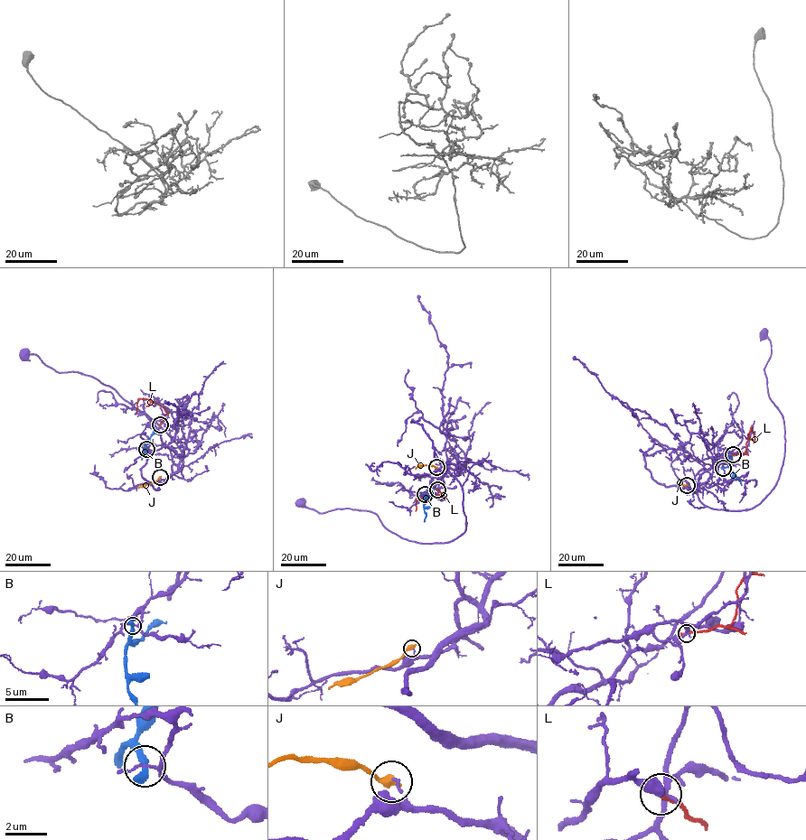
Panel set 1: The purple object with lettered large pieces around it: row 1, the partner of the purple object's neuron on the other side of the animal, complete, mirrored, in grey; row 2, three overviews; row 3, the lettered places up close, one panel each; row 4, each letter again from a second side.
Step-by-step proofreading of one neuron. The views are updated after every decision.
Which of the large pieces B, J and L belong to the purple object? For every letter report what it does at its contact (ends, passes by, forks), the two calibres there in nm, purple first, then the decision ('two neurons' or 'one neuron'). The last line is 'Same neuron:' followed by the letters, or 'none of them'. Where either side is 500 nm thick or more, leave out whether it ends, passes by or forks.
B: it ends there; 110 nm thick on the purple side, 480 nm on the other; two neurons
J: it ends there; 100 nm thick on the purple side, 400 nm on the other; two neurons
L: it ends there; 240 nm thick on the purple side, 240 nm on the other; two neurons
Same neuron: none of them

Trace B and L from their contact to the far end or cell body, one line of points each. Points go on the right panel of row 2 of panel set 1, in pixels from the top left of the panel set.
B: (723, 468), (729, 468), (741, 485)
L: (733, 454), (745, 452), (750, 428), (754, 443)

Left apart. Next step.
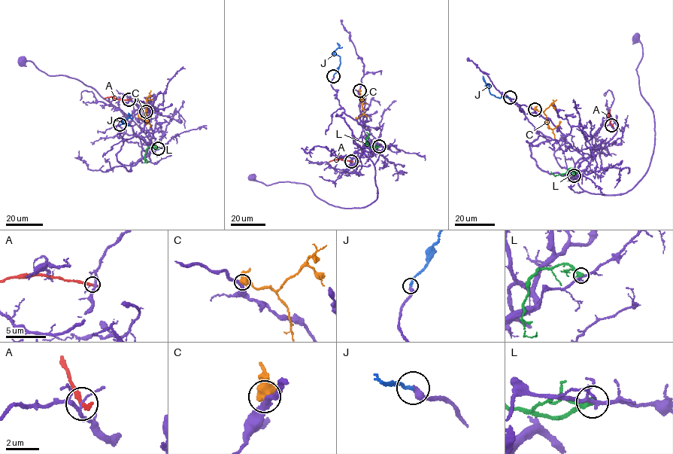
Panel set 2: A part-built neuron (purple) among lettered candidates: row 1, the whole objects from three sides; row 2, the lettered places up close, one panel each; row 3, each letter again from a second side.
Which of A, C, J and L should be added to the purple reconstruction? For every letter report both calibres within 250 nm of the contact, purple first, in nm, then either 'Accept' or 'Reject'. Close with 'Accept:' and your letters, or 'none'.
A: Thickness 150 nm (purple) against 300 nm. Reject
C: Thickness 360 nm (purple) against 600 nm. Reject
J: Thickness 360 nm (purple) against 240 nm. Accept
L: Thickness 190 nm (purple) against 400 nm. Reject
Accept: J

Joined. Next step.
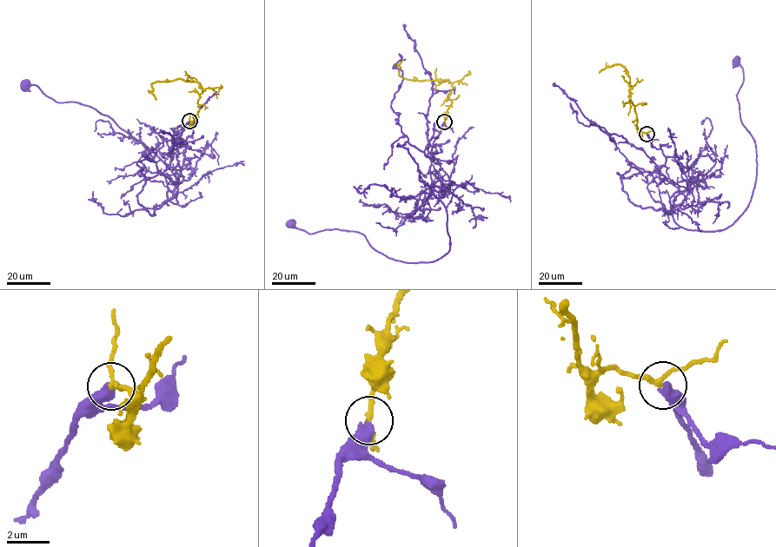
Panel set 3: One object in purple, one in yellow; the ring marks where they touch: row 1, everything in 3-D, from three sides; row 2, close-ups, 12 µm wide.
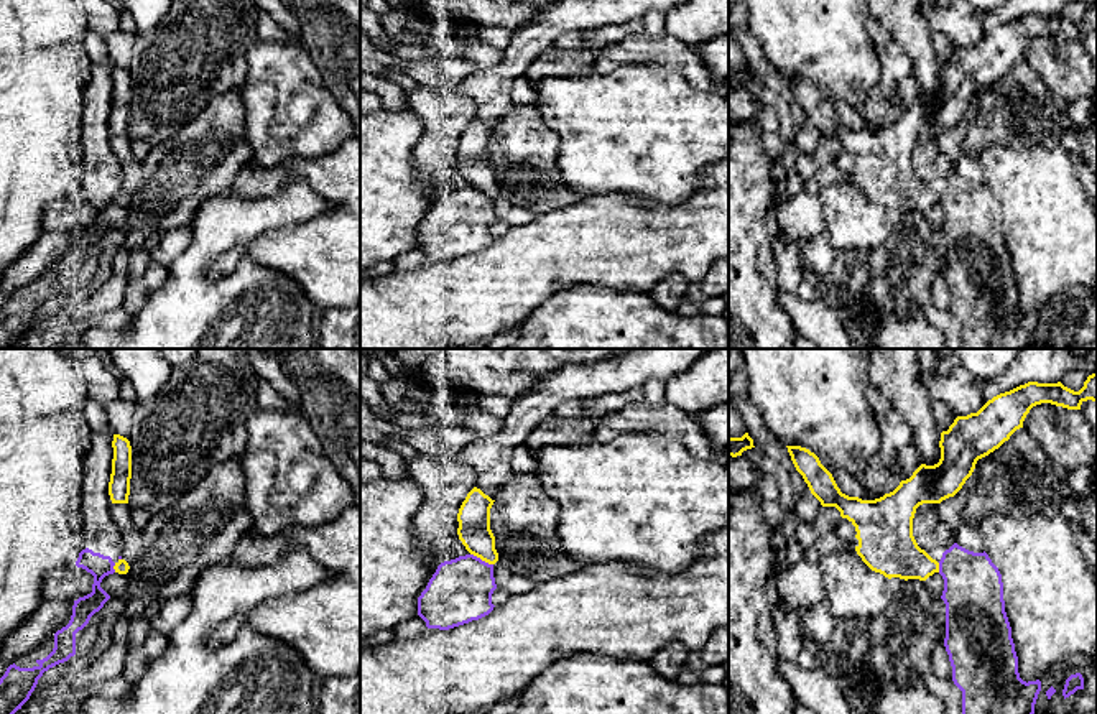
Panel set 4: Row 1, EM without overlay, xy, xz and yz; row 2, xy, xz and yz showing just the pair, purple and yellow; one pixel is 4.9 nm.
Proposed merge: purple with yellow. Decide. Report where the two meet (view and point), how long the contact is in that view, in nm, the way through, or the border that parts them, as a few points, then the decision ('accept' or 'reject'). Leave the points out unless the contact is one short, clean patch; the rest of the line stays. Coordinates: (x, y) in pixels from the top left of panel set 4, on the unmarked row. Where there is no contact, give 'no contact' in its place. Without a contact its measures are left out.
meets purple in xz at (481, 191); contact 130 nm long; border along xz (471, 185), (492, 196); reject

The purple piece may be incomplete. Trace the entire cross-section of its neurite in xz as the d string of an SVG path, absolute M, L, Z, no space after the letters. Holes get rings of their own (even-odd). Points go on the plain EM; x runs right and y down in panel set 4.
M474 186L444 192L418 229L418 247L439 262L479 252L493 242L495 220L493 196Z

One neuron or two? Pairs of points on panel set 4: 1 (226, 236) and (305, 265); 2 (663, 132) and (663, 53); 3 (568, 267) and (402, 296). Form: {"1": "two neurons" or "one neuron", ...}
{"1": "two neurons", "2": "two neurons", "3": "one neuron"}

